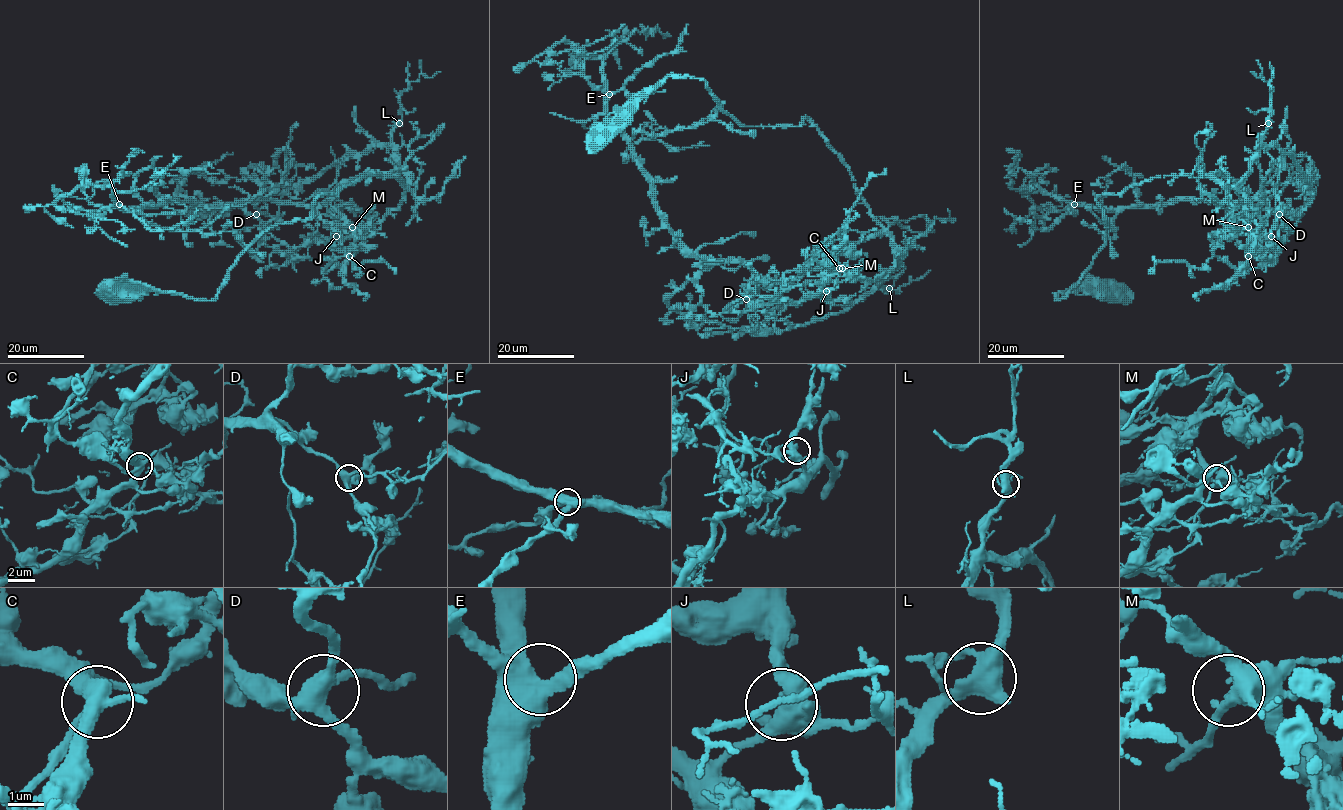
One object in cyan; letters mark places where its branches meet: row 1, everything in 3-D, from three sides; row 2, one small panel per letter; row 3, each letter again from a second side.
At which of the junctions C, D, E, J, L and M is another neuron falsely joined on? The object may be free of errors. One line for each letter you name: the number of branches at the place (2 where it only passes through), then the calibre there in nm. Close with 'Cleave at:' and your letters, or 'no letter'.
C: 4 | 440 nm
Cleave at: C

